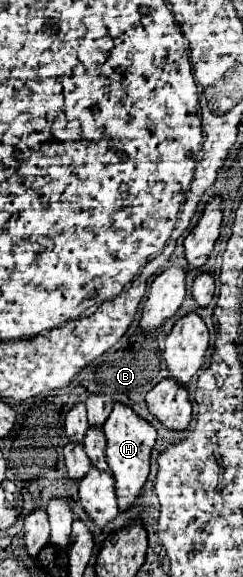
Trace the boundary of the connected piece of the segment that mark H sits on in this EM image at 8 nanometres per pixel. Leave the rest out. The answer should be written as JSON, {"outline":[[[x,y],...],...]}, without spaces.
{"outline":[[[117,403],[107,423],[103,425],[103,433],[107,439],[107,465],[109,465],[109,473],[115,479],[119,511],[127,511],[135,503],[147,481],[149,465],[151,465],[151,449],[157,441],[157,431],[147,421],[143,421],[133,409]]]}

